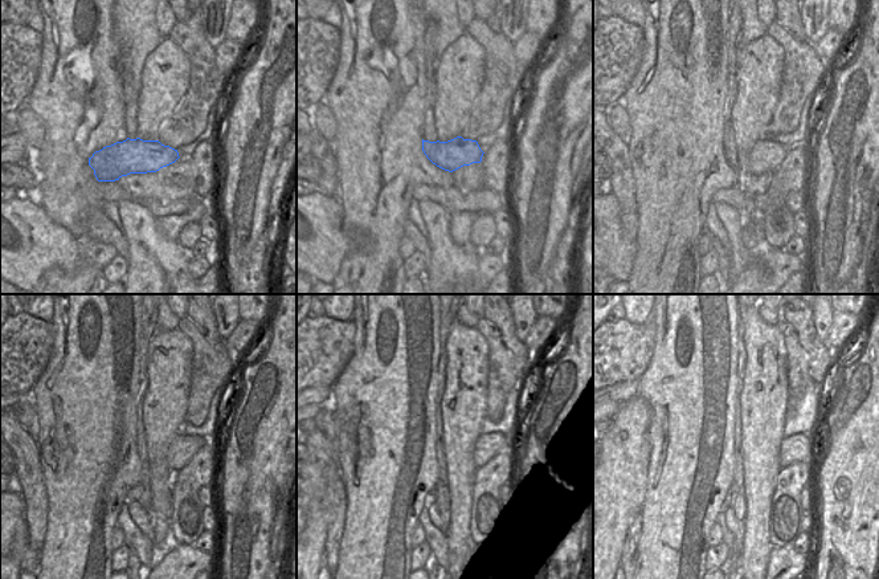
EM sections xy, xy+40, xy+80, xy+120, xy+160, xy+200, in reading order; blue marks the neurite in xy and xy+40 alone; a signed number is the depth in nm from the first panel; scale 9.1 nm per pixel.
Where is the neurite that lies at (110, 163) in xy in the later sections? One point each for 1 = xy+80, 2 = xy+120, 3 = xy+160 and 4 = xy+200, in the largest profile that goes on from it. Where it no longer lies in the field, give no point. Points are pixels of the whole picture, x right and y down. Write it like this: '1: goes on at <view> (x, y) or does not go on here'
1: goes on at xy+80 (767, 155)
2: goes on at xy+120 (182, 449)
3: goes on at xy+160 (487, 445)
4: goes on at xy+200 (801, 447)

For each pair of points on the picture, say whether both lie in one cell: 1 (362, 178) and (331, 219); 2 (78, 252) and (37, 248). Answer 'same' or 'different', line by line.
1: different
2: same

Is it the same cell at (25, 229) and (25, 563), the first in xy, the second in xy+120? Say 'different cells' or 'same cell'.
same cell

